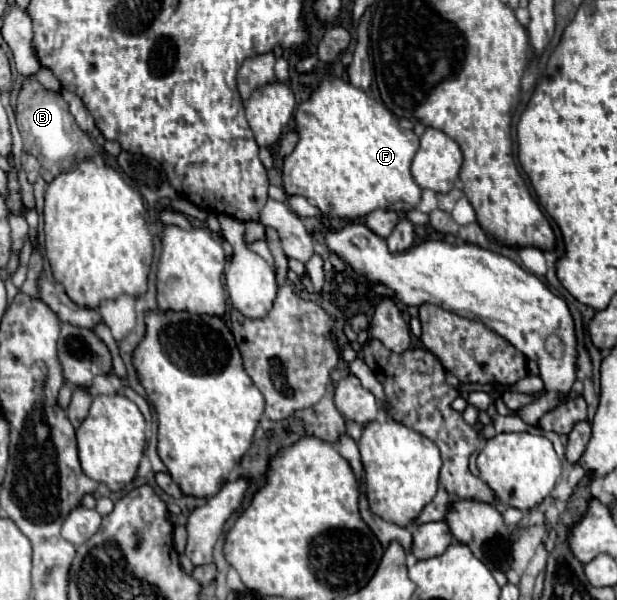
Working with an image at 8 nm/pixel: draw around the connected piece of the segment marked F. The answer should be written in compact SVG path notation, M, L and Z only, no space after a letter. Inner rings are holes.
M325 77L295 111L299 141L283 163L287 195L301 195L323 215L347 221L363 219L375 209L411 211L421 201L421 189L411 177L411 159L419 137L399 127L397 117L361 89L339 77Z

